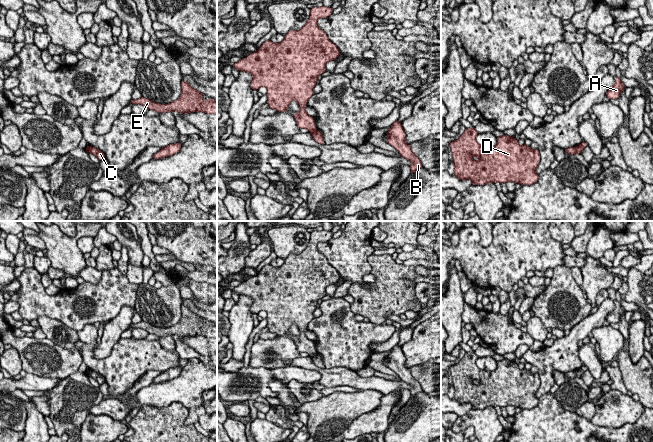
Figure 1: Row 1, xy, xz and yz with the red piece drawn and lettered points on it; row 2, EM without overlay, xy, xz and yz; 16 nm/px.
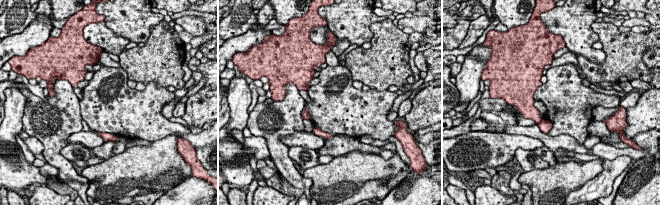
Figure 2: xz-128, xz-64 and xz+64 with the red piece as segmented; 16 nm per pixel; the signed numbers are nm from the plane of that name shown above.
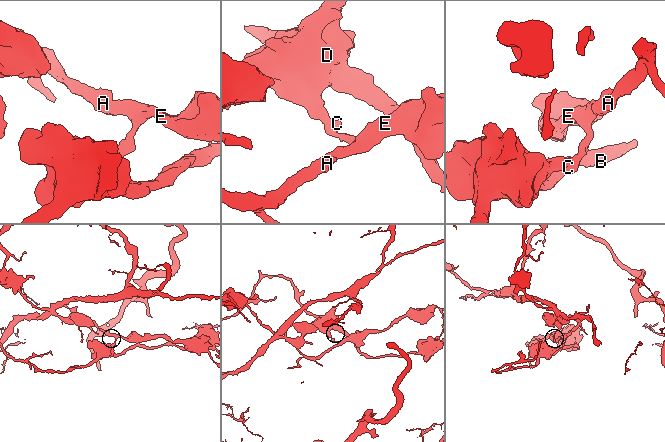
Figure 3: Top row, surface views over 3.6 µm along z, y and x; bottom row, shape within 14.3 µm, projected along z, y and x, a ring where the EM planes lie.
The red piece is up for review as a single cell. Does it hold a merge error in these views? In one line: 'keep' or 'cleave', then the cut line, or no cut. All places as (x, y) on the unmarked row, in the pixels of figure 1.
cleave | yz (575, 371), (576, 376)

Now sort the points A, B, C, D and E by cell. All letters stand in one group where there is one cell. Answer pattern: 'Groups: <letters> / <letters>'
Groups: A C E / B D

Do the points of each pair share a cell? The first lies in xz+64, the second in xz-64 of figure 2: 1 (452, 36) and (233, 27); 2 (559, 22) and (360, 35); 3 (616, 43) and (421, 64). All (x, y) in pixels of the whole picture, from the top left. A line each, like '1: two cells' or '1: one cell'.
1: one cell
2: one cell
3: two cells

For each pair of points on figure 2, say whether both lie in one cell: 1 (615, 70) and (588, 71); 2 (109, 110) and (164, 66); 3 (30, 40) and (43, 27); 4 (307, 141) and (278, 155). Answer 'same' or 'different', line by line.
1: same
2: different
3: same
4: different

